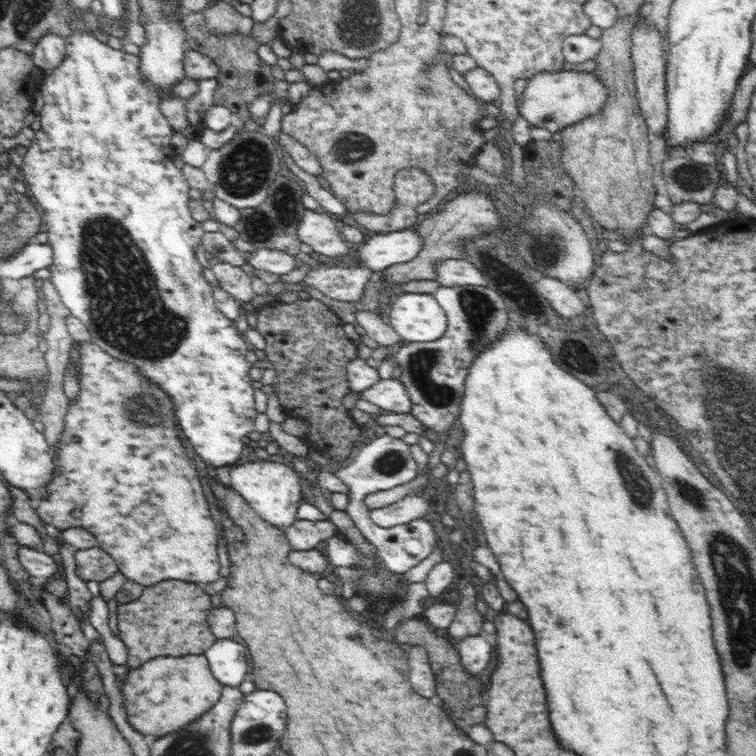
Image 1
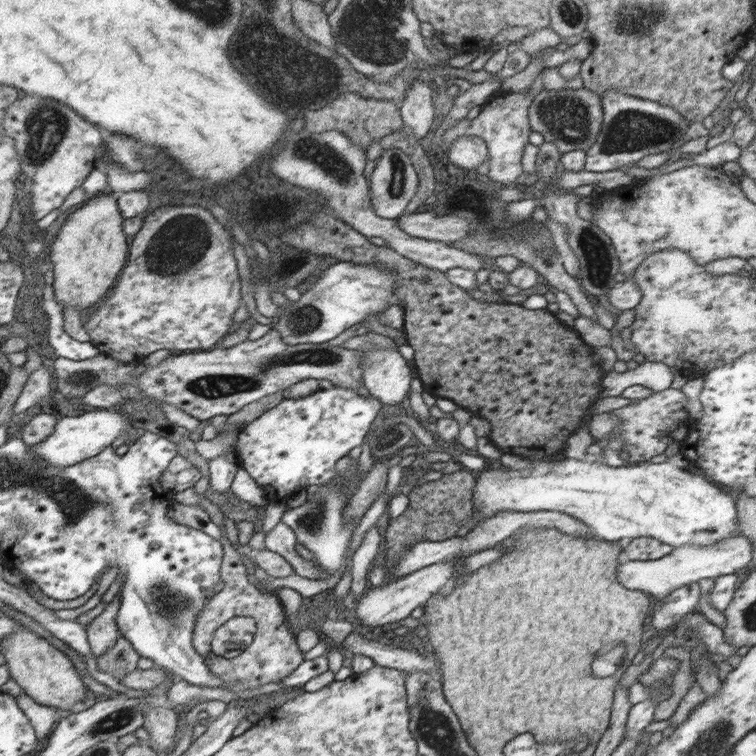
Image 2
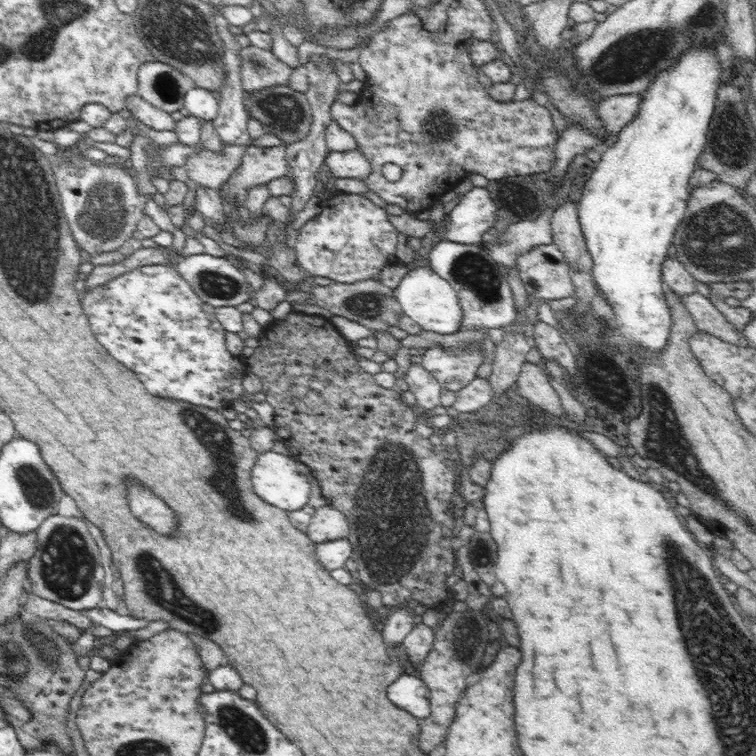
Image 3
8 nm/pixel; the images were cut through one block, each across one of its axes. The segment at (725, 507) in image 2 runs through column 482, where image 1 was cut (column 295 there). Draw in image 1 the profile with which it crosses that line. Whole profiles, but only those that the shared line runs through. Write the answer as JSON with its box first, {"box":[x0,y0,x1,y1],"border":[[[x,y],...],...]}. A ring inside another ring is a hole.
{"box":[230,460,304,529],"border":[[[267,460],[252,461],[235,465],[230,471],[230,486],[245,502],[255,510],[258,517],[273,526],[287,529],[296,522],[298,507],[304,503],[301,480],[303,476],[296,472],[290,464],[284,465]]]}

